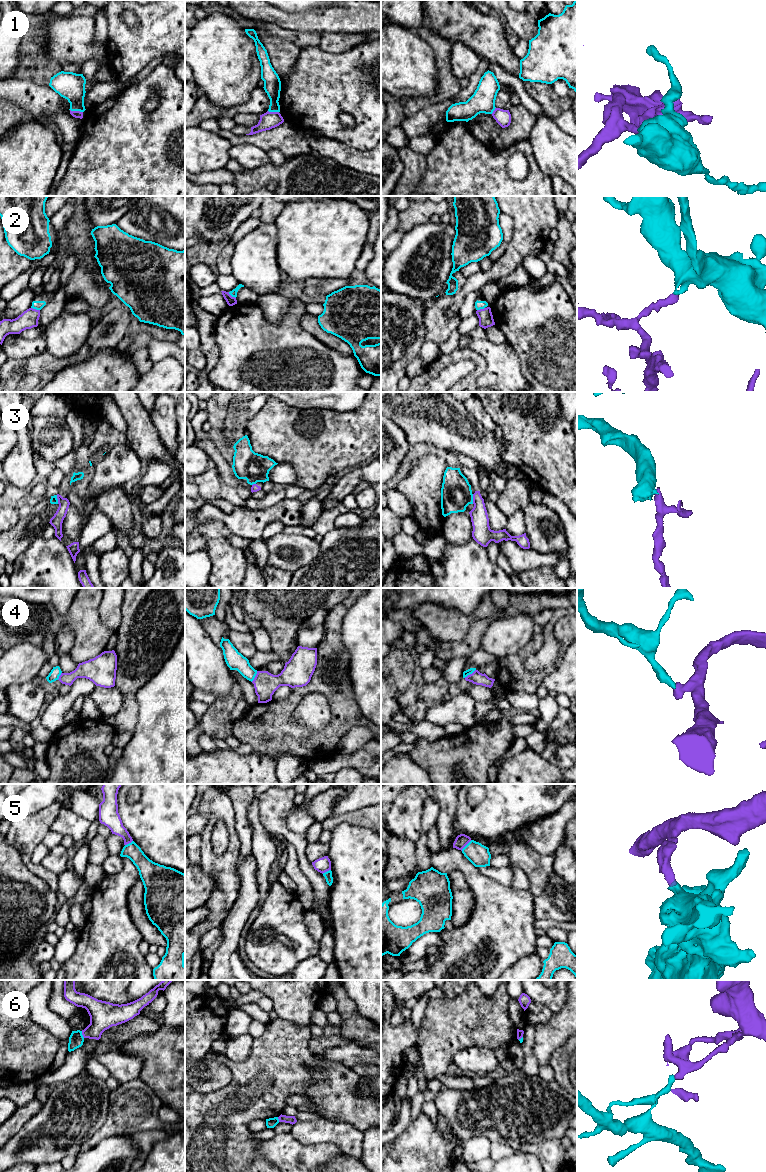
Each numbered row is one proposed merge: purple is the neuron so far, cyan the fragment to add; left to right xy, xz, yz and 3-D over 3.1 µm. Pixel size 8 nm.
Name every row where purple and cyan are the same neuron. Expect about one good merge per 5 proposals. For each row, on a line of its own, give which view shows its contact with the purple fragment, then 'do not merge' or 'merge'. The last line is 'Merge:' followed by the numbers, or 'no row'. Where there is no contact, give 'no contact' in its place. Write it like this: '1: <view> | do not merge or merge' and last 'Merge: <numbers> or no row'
1: xy | do not merge
2: xy | do not merge
3: yz | do not merge
4: yz | do not merge
5: yz | do not merge
6: xy | do not merge
Merge: no row

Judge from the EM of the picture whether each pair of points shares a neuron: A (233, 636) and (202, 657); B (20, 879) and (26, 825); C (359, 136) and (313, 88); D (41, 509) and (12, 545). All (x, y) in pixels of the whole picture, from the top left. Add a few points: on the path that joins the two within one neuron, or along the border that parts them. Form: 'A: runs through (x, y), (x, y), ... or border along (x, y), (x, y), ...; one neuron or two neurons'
A: border along (204, 627), (212, 640), (219, 646); two neurons
B: border along (10, 844), (16, 848), (24, 864), (39, 877); two neurons
C: runs through (343, 134), (339, 133), (323, 117), (316, 104); one neuron
D: runs through (32, 518), (25, 525), (21, 536); one neuron

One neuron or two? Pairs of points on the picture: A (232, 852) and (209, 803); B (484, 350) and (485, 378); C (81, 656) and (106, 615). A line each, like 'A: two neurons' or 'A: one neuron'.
A: one neuron
B: one neuron
C: two neurons

